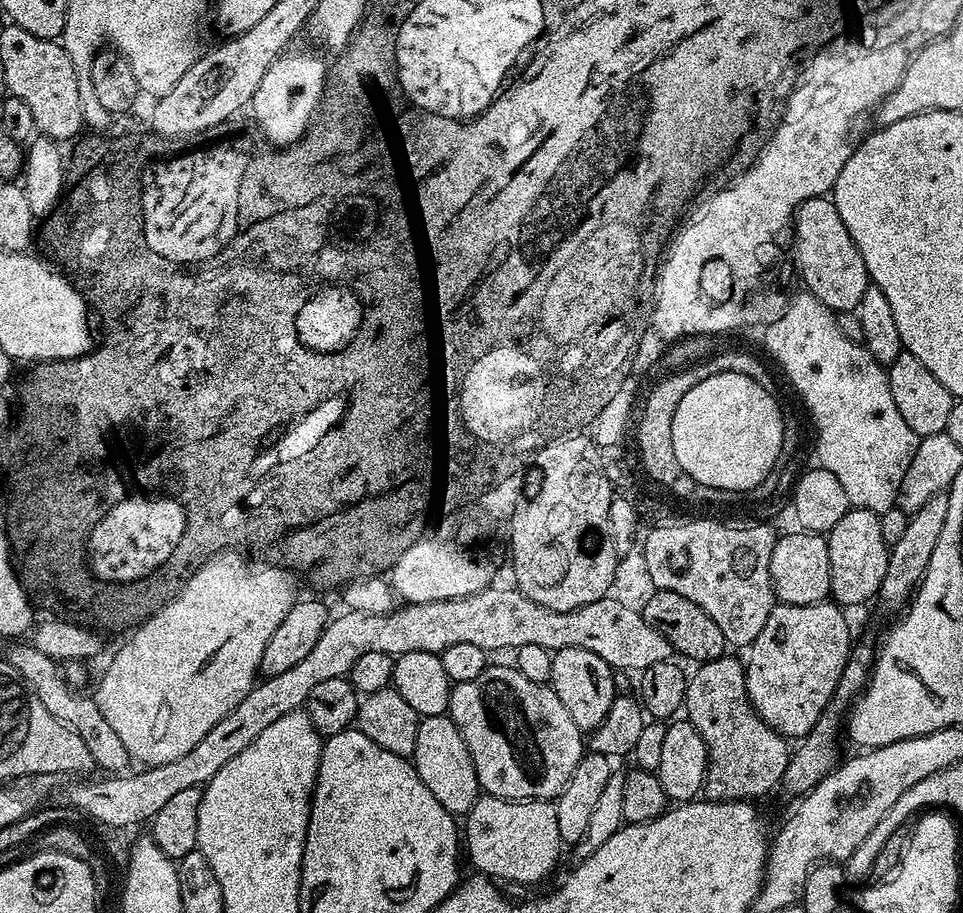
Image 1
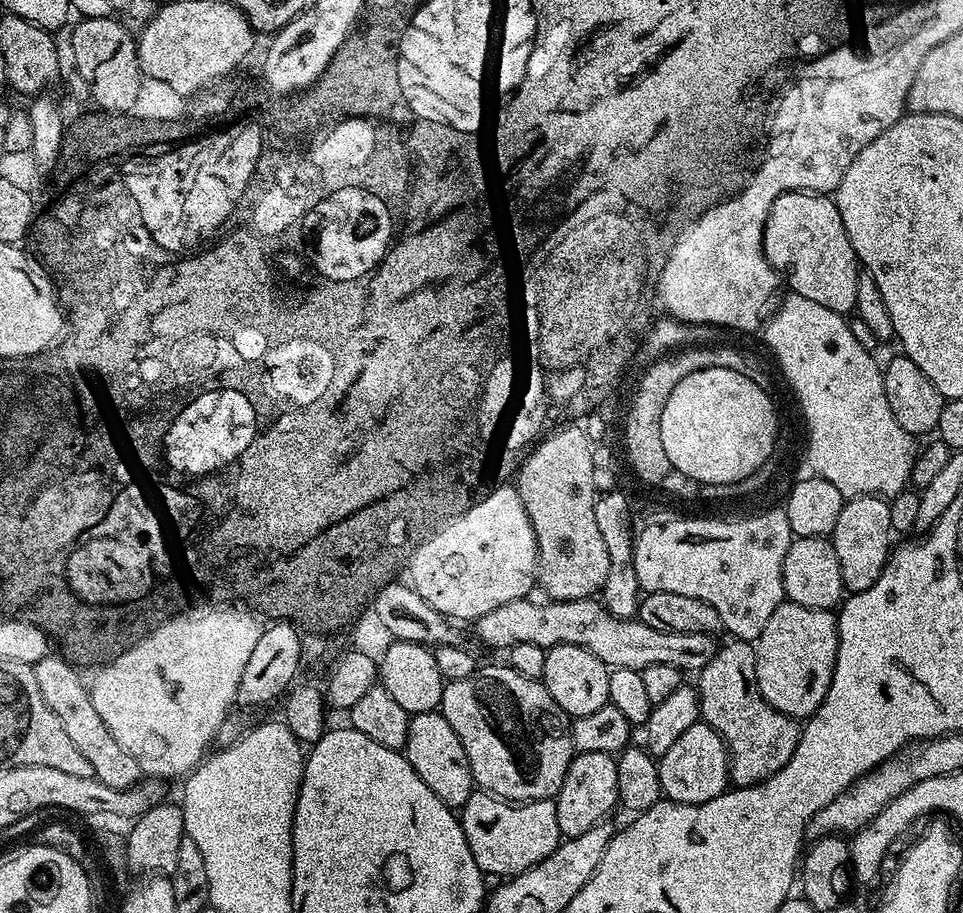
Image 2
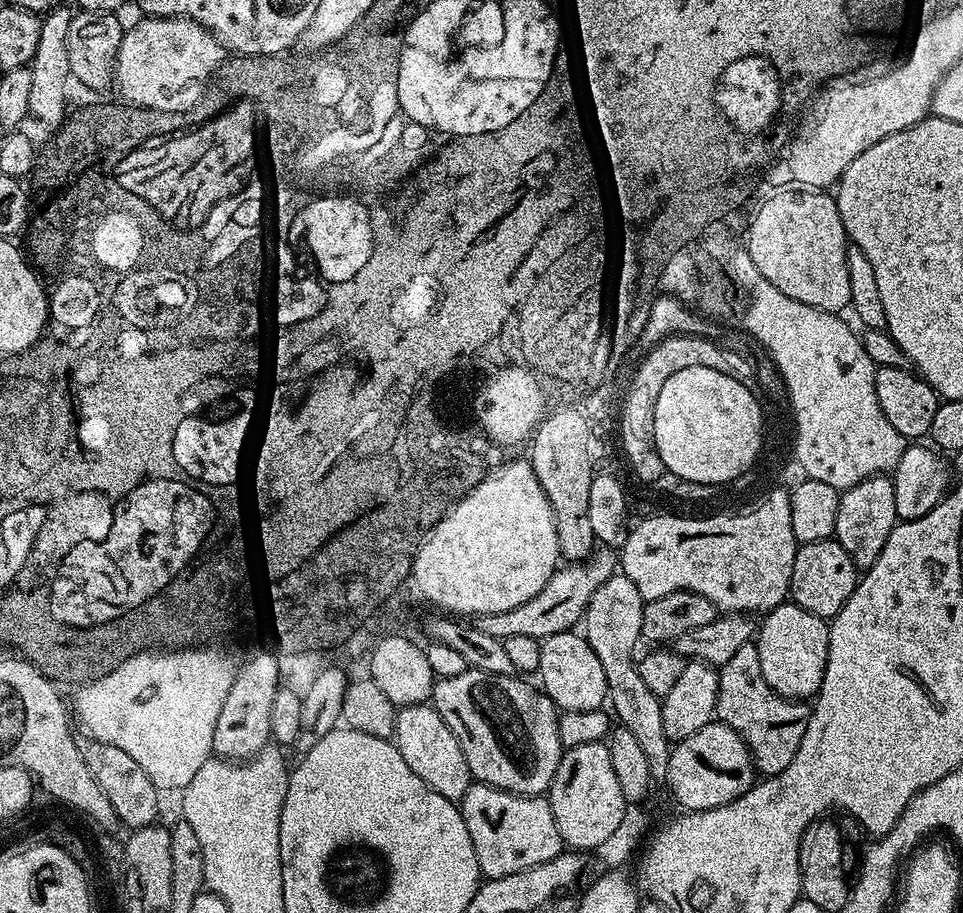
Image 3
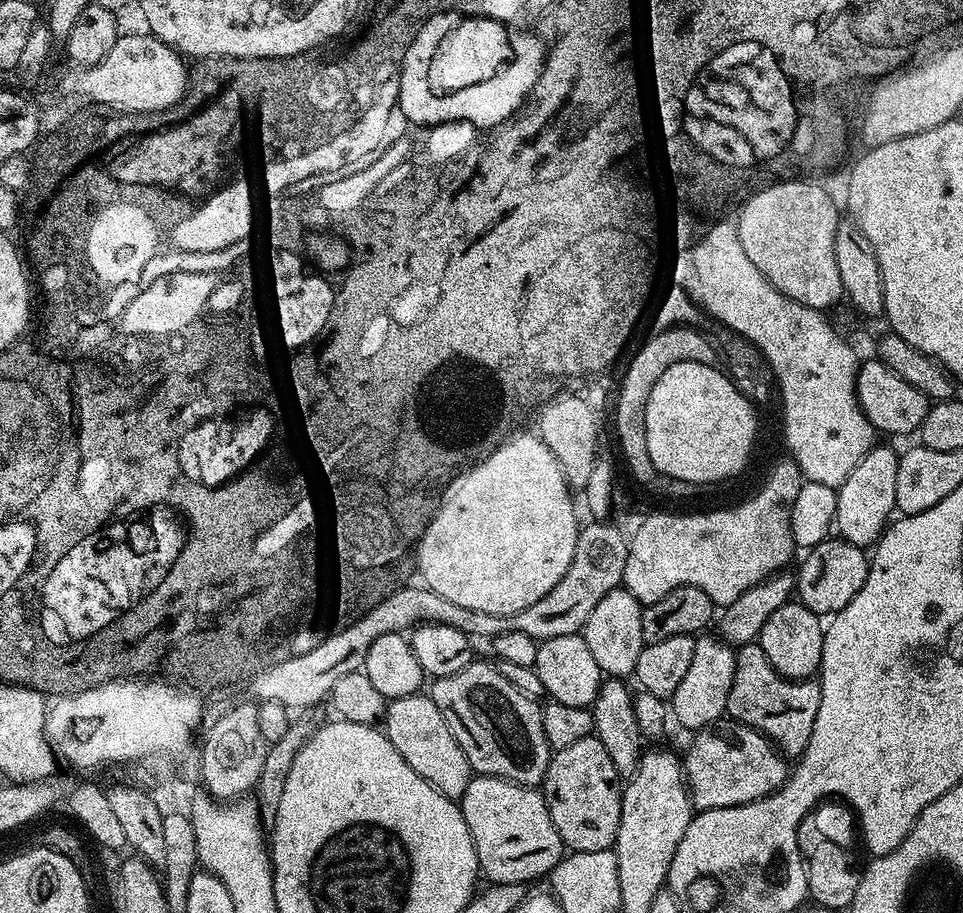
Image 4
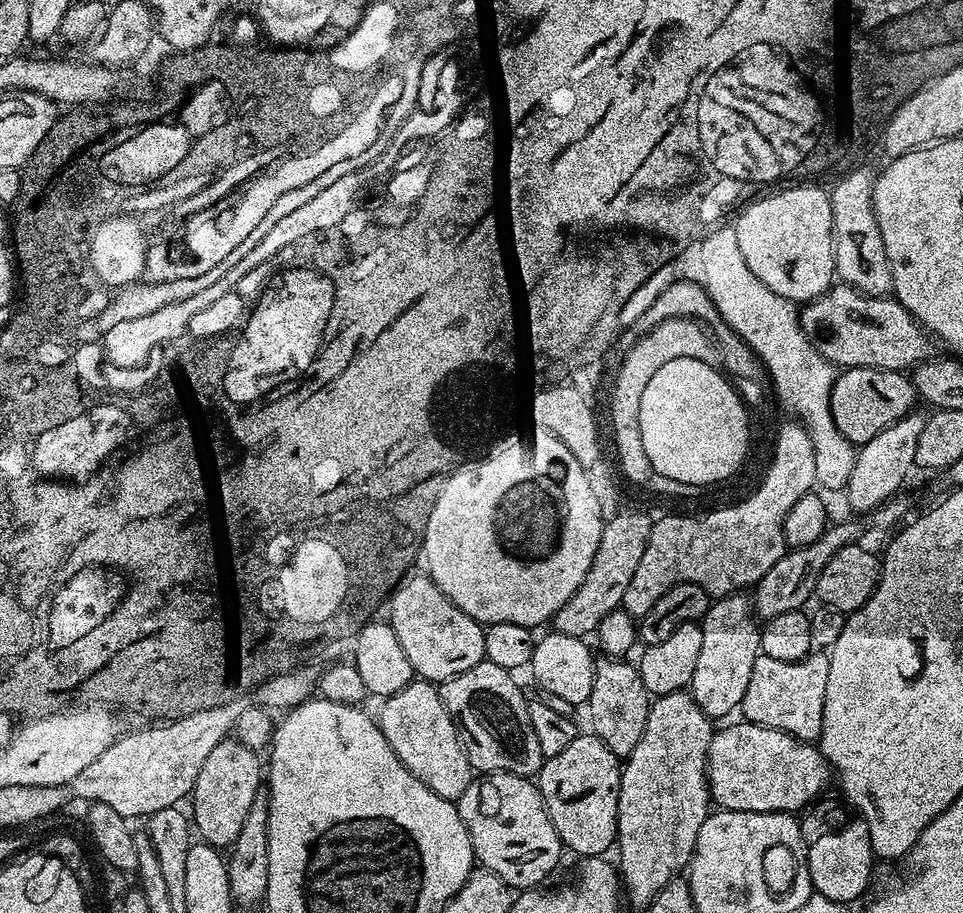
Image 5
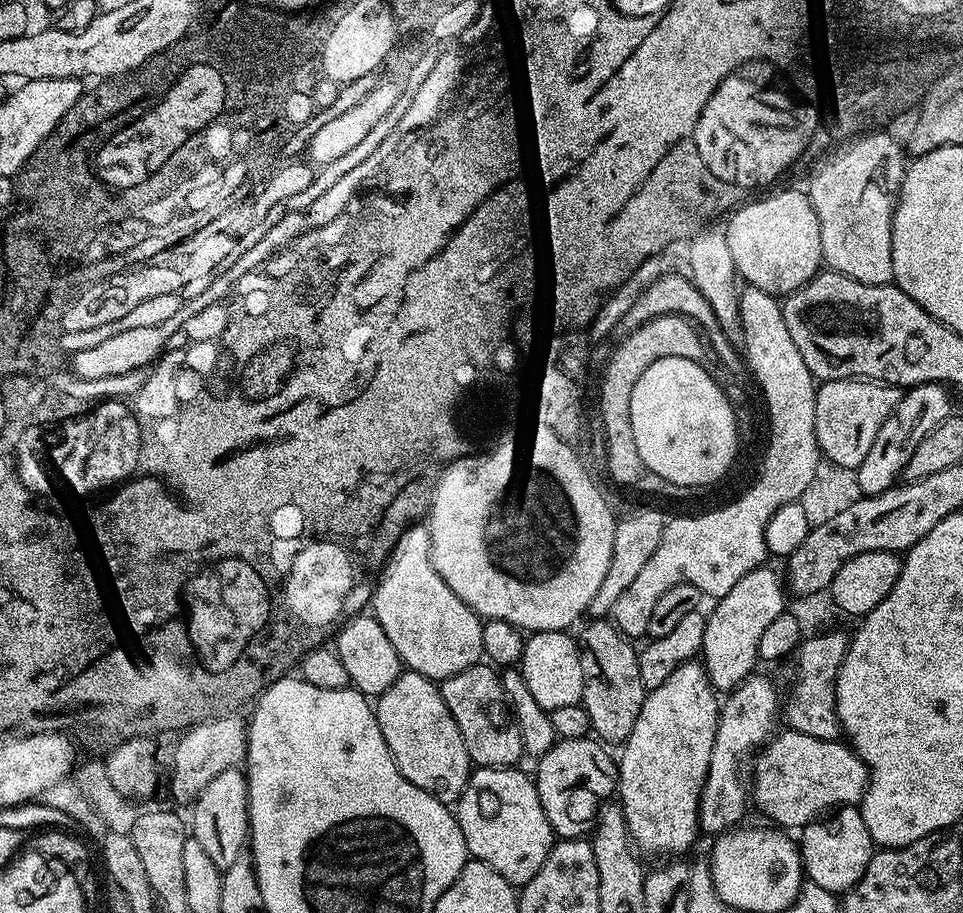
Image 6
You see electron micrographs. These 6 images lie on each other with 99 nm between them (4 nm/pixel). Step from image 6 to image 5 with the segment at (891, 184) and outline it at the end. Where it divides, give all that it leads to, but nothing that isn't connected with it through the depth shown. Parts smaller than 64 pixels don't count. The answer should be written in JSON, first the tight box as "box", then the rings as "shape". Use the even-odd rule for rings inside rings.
{"box":[831,171,892,296],"shape":[[[849,171],[836,184],[836,189],[831,189],[832,202],[832,241],[836,247],[836,275],[849,288],[856,288],[865,292],[867,296],[888,296],[892,292],[892,275],[890,262],[886,258],[886,250],[882,246],[882,234],[878,230],[876,215],[872,209],[872,182],[873,173]]]}

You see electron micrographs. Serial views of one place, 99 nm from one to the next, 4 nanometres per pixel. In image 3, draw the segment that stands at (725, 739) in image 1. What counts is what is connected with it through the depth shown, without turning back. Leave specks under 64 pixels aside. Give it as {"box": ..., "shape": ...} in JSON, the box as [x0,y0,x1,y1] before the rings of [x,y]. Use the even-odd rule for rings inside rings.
{"box":[715,643,809,777],"shape":[[[755,643],[747,644],[734,653],[730,662],[719,665],[718,702],[715,719],[730,726],[730,730],[744,739],[752,755],[753,765],[761,777],[782,774],[798,754],[798,742],[806,734],[809,705],[802,700],[787,700],[770,690],[770,682],[762,678],[762,665],[758,663]]]}

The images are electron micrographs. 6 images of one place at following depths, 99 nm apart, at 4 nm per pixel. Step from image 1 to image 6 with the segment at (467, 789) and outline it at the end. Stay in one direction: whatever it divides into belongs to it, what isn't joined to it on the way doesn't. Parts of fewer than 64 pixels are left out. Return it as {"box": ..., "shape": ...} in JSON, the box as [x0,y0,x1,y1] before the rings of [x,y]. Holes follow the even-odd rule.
{"box":[374,670,474,805],"shape":[[[404,670],[394,686],[379,696],[374,707],[382,738],[386,738],[386,746],[390,746],[390,754],[401,774],[442,803],[455,805],[474,765],[439,687],[422,674]]]}

